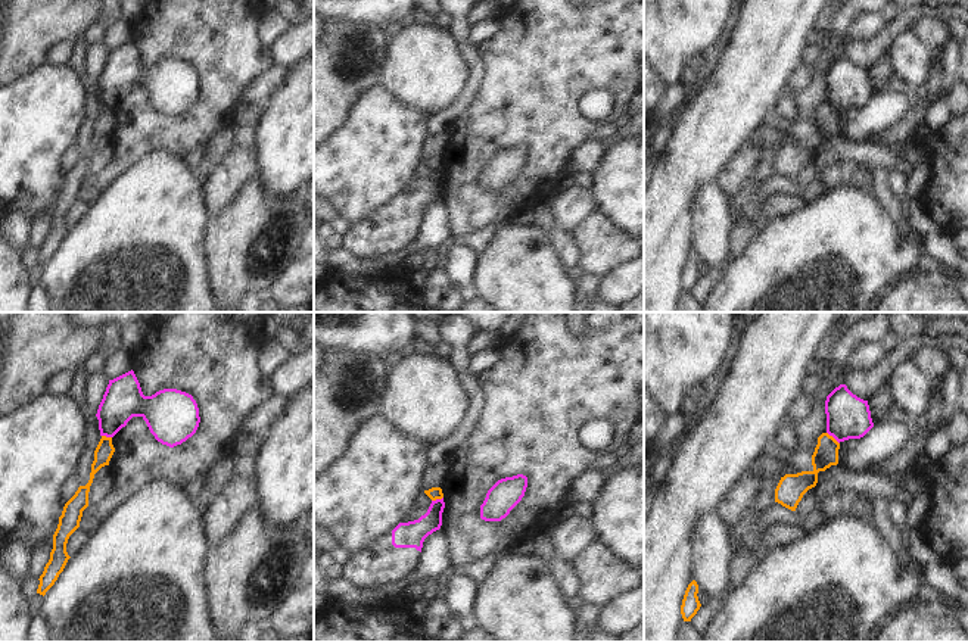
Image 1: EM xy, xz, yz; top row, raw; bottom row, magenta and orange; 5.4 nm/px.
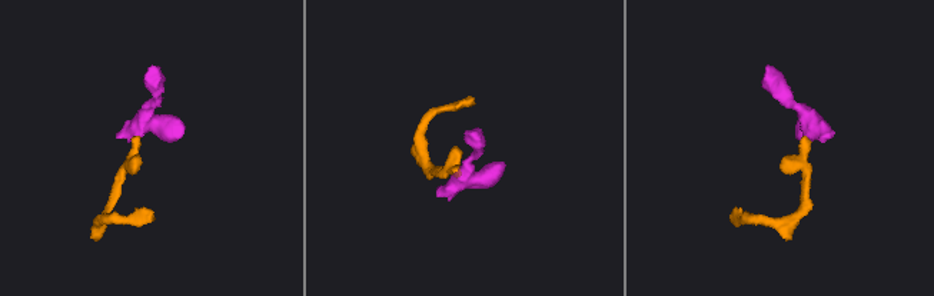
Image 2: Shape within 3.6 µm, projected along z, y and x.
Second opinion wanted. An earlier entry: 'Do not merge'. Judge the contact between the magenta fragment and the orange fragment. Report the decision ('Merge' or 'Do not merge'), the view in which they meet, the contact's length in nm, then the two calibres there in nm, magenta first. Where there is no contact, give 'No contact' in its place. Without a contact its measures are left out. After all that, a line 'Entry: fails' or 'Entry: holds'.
Do not merge. Touches magenta in yz. Shared border 100 nm. Thickness 240 nm (magenta) against 130 nm
Entry: holds

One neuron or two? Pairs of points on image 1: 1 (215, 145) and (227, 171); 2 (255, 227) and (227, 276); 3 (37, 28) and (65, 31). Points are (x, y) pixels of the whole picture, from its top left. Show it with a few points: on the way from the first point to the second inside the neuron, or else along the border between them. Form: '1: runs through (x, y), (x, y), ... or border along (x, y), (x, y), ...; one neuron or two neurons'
1: border along (233, 143), (205, 180); two neurons
2: runs through (252, 239), (236, 264); one neuron
3: runs through (44, 28), (58, 28); one neuron

